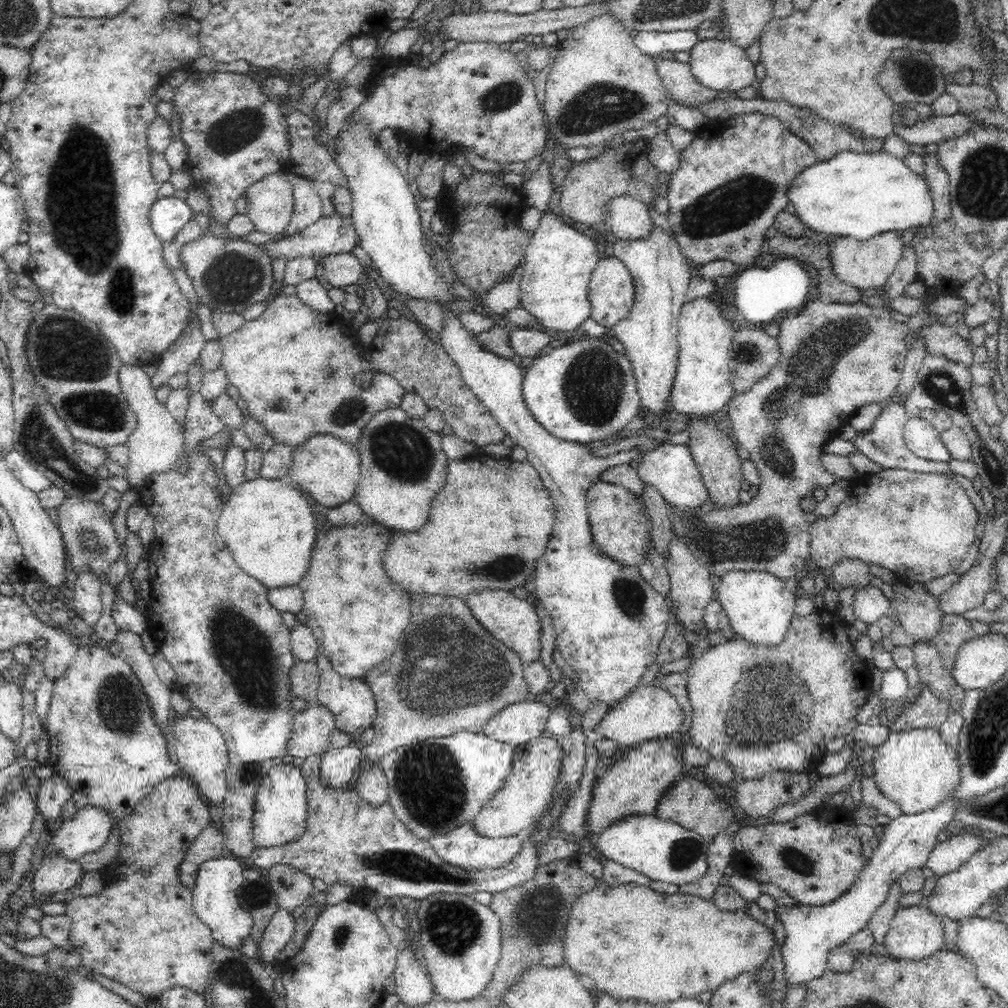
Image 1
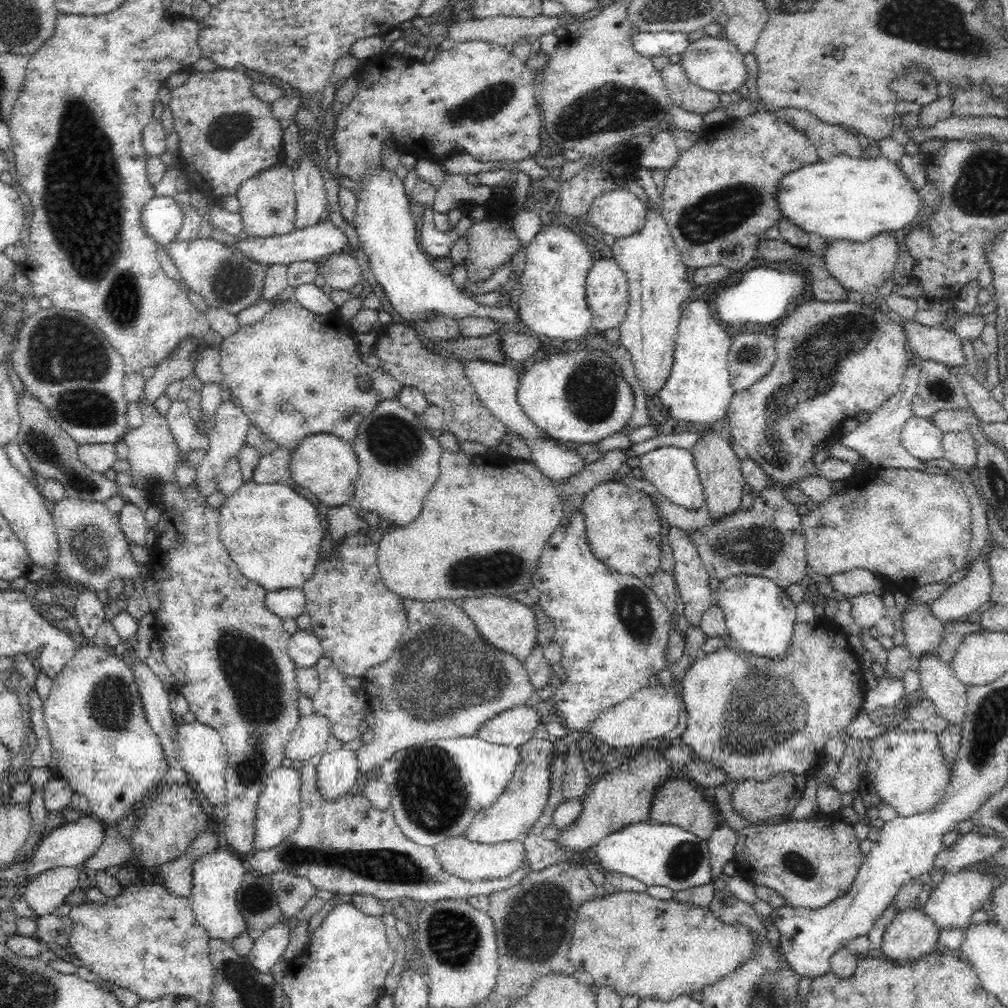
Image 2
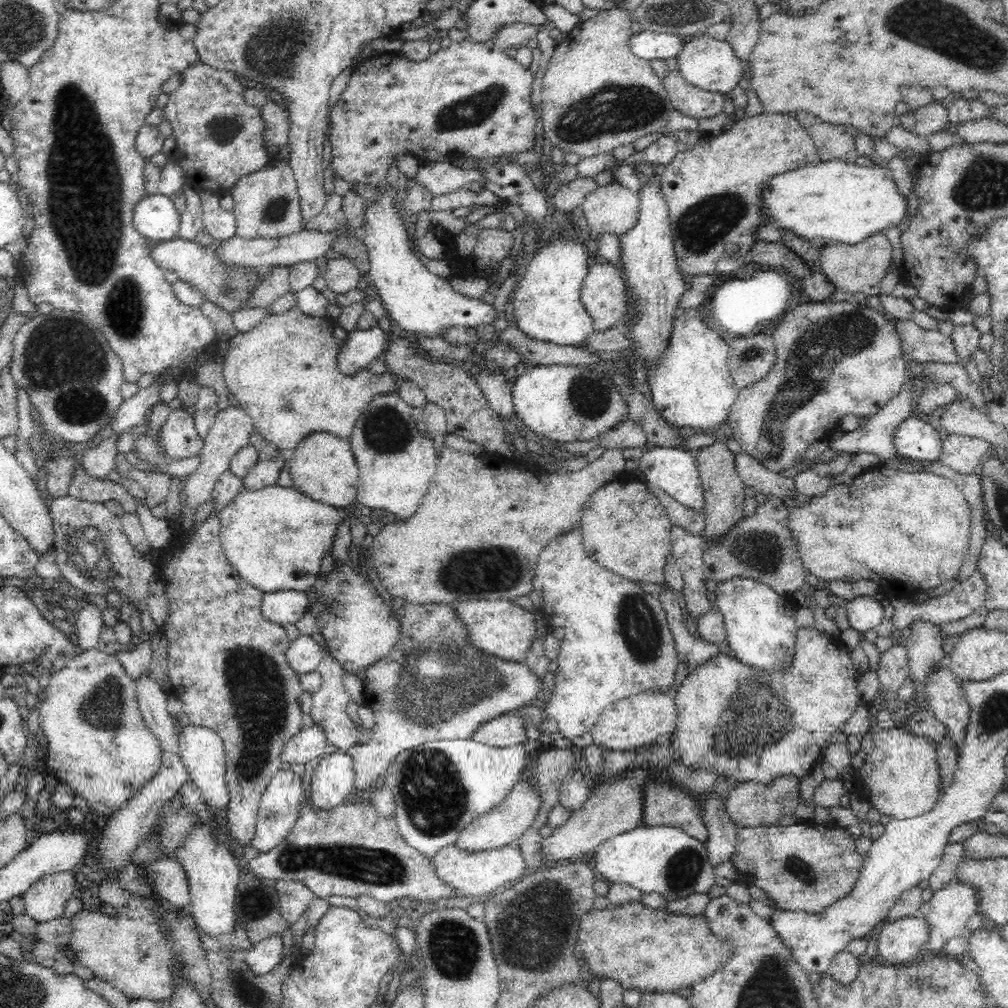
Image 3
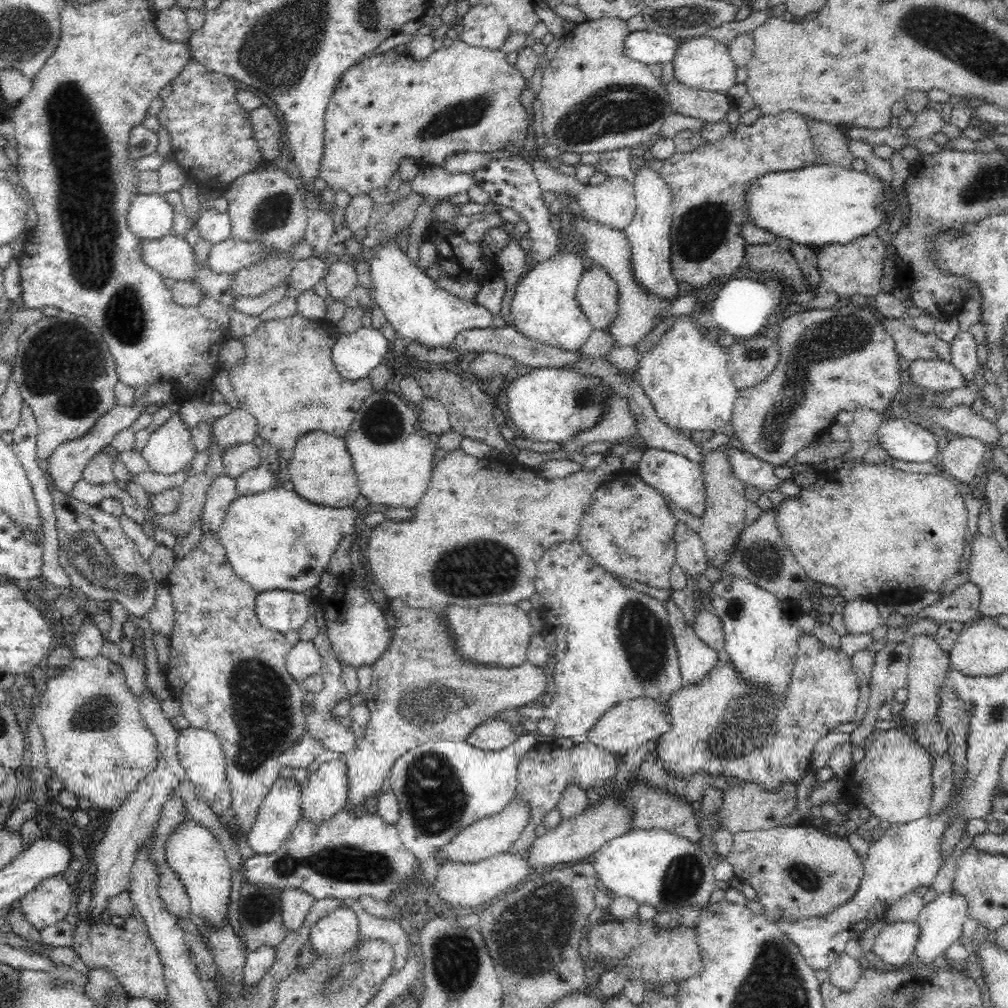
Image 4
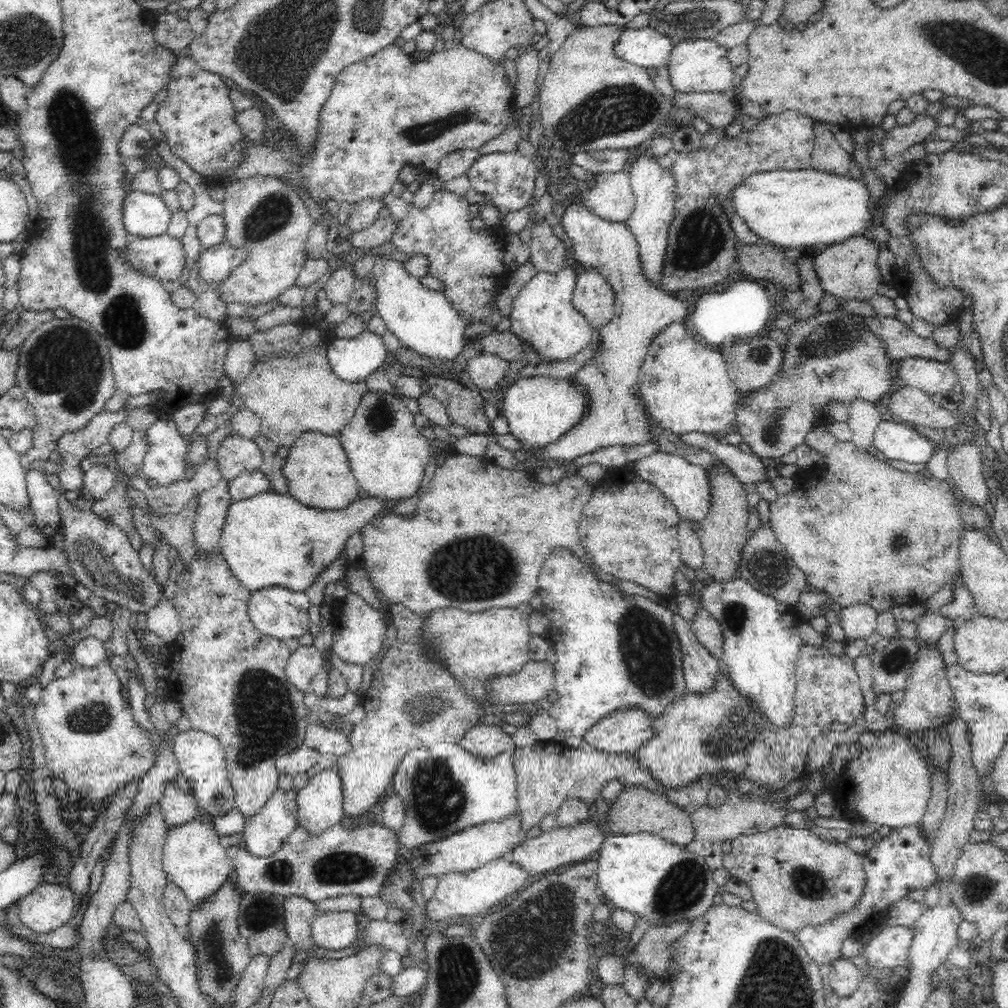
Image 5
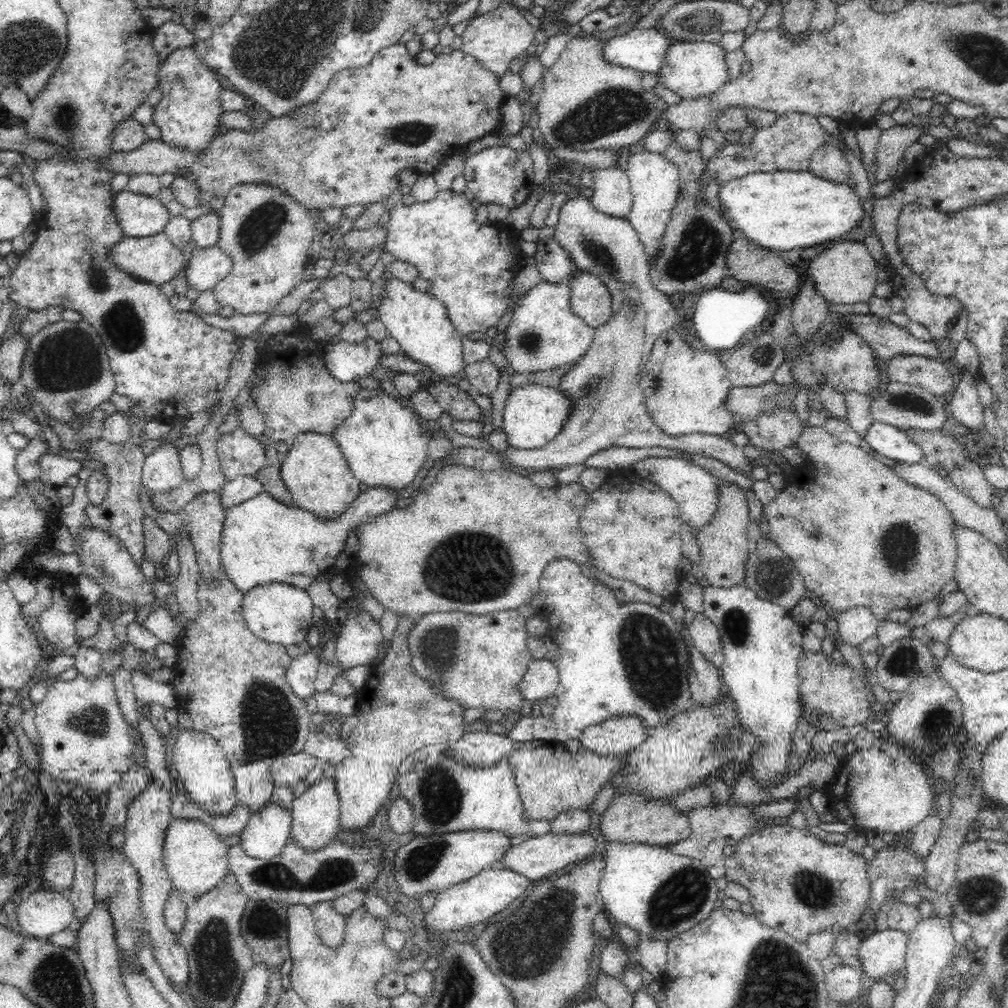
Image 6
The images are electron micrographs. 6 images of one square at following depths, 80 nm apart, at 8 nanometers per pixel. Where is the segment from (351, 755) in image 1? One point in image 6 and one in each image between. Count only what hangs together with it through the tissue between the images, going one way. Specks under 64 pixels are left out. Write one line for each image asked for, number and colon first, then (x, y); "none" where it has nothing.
2: (337, 772)
3: (333, 780)
4: (323, 794)
5: (319, 804)
6: (315, 815)

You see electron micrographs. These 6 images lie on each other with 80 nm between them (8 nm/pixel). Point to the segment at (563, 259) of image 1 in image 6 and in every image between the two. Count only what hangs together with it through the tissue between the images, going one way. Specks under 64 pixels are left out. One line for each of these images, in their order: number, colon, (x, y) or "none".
2: (550, 300)
3: (545, 305)
4: (544, 308)
5: (543, 318)
6: (544, 334)

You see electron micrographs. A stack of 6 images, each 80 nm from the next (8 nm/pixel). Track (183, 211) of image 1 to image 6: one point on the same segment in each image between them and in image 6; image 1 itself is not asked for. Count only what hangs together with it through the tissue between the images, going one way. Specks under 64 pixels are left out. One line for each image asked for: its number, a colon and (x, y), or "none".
2: (161, 217)
3: (154, 217)
4: (150, 217)
5: (145, 215)
6: (138, 216)

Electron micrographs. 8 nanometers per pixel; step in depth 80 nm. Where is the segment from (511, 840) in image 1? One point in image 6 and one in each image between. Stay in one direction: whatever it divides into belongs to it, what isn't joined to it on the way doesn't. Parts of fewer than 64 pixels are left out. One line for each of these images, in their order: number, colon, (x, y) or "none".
2: (460, 858)
3: (478, 876)
4: (471, 886)
5: (472, 894)
6: (473, 902)

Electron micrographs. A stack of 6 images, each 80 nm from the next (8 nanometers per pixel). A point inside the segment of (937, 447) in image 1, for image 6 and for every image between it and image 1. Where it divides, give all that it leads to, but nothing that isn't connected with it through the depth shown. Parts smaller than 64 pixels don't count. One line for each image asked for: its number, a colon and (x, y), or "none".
2: (923, 440)
3: (914, 438)
4: (902, 439)
5: (897, 441)
6: (890, 441)

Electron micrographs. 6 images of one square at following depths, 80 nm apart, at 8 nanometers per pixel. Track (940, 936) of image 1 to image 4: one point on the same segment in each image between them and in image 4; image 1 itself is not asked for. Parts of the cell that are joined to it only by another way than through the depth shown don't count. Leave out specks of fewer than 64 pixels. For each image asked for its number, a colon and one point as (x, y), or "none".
2: (911, 935)
3: (899, 942)
4: (893, 945)

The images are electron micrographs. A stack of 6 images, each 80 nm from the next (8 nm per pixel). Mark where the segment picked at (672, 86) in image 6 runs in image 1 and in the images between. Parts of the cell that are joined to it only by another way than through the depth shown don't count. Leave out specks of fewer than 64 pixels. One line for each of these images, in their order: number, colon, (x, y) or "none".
1: (718, 64)
2: (712, 63)
3: (710, 64)
4: (703, 63)
5: (702, 66)

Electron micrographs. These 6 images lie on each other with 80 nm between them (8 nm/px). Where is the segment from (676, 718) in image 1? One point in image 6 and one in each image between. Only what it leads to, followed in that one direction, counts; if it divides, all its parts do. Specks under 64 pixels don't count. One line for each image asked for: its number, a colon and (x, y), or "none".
2: (649, 714)
3: (629, 724)
4: (632, 723)
5: (623, 732)
6: (618, 736)

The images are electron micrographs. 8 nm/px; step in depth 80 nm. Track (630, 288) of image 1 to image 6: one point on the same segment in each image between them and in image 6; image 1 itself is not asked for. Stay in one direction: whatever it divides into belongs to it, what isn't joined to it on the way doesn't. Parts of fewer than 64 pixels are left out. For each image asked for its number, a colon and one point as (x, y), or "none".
2: (606, 289)
3: (602, 293)
4: (596, 294)
5: (592, 297)
6: (589, 299)

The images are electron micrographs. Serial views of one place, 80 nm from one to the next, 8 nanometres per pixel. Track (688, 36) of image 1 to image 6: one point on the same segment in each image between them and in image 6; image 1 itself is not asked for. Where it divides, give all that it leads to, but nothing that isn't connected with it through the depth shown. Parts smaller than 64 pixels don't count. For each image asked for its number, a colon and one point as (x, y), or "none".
2: (648, 44)
3: (648, 46)
4: (648, 47)
5: (646, 48)
6: (642, 51)

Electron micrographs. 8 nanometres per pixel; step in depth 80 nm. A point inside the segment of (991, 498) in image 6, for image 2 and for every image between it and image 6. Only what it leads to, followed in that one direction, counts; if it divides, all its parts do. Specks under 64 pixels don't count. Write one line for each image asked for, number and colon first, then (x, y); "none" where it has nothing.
2: (959, 449)
3: (962, 454)
4: (961, 457)
5: (964, 462)

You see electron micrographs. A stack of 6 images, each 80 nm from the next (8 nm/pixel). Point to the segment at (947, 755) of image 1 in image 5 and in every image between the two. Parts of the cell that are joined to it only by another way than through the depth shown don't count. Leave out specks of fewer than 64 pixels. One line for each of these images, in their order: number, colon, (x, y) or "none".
2: (907, 770)
3: (901, 775)
4: (894, 776)
5: (890, 784)

